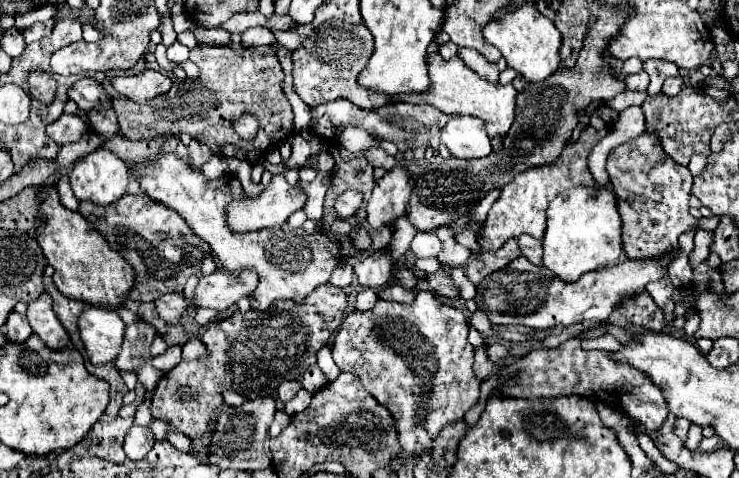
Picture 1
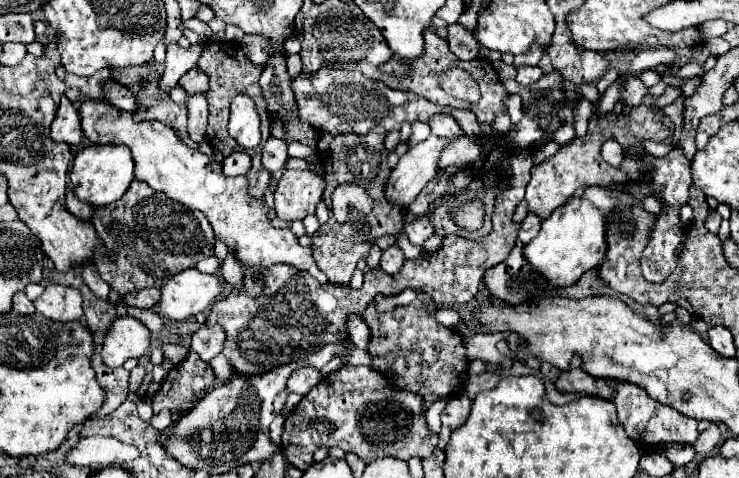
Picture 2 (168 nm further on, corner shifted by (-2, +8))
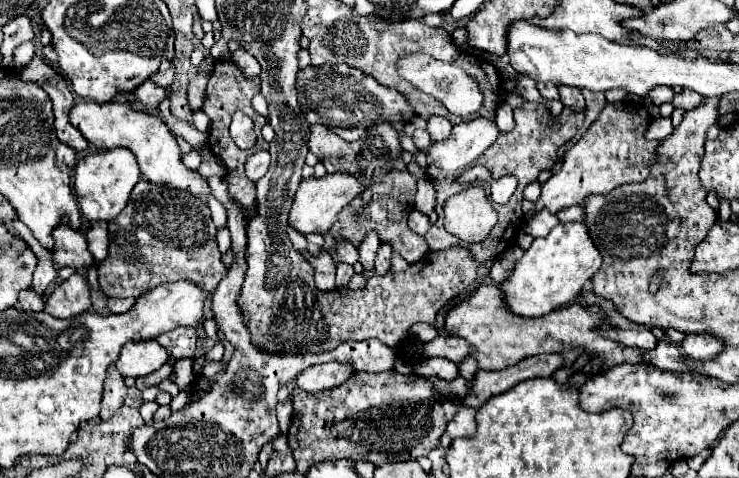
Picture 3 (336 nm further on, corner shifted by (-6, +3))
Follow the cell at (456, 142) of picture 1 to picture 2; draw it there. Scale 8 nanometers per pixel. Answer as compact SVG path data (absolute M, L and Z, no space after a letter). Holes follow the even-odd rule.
M434 114L428 120L428 124L432 128L432 134L444 136L444 138L452 138L452 136L456 136L456 132L460 132L458 122L450 114Z

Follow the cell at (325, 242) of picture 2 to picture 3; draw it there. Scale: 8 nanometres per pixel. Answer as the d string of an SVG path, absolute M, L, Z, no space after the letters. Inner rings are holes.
M380 123L368 133L364 133L358 141L348 143L336 137L326 125L312 125L308 149L318 155L318 159L324 163L328 171L346 171L350 175L356 175L360 183L368 189L372 189L374 197L368 205L348 205L338 215L336 225L332 225L330 235L340 241L350 241L352 245L360 245L360 241L366 237L368 231L376 231L382 243L392 245L392 249L402 255L408 263L416 263L422 257L426 257L428 243L424 237L412 233L406 225L408 213L414 209L414 193L416 193L416 179L410 175L406 163L400 157L400 143L394 127L390 123ZM354 213L358 217L354 219Z

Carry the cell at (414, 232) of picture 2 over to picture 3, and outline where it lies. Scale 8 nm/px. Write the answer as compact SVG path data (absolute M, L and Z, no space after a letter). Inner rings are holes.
M412 211L410 217L408 217L408 227L414 231L414 233L420 233L420 235L426 235L426 231L430 229L430 219L428 215L420 213L420 211Z

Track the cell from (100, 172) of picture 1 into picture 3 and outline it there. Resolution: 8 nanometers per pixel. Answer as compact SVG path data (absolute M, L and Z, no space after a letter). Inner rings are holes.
M108 149L90 153L84 159L78 161L76 173L74 173L74 191L76 201L86 219L102 219L110 221L114 219L124 207L130 197L130 191L140 179L140 167L136 165L136 157L132 157L132 151L128 149Z

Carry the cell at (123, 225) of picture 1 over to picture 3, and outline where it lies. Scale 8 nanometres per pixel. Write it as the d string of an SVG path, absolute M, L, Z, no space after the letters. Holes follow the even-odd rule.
M138 181L130 193L128 205L122 209L118 217L108 221L108 237L108 257L96 263L100 287L108 297L138 297L154 289L156 285L180 279L190 279L198 285L204 285L204 289L212 293L228 271L220 259L216 227L212 223L208 205L194 199L190 193L172 189L168 185L152 185L150 181Z

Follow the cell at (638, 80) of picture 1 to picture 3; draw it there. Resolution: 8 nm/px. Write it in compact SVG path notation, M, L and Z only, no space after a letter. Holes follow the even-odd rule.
M660 85L660 89L652 89L652 93L648 93L648 95L650 95L650 99L652 99L656 105L662 105L662 103L672 101L674 91L668 89L668 87L664 87L664 85Z

